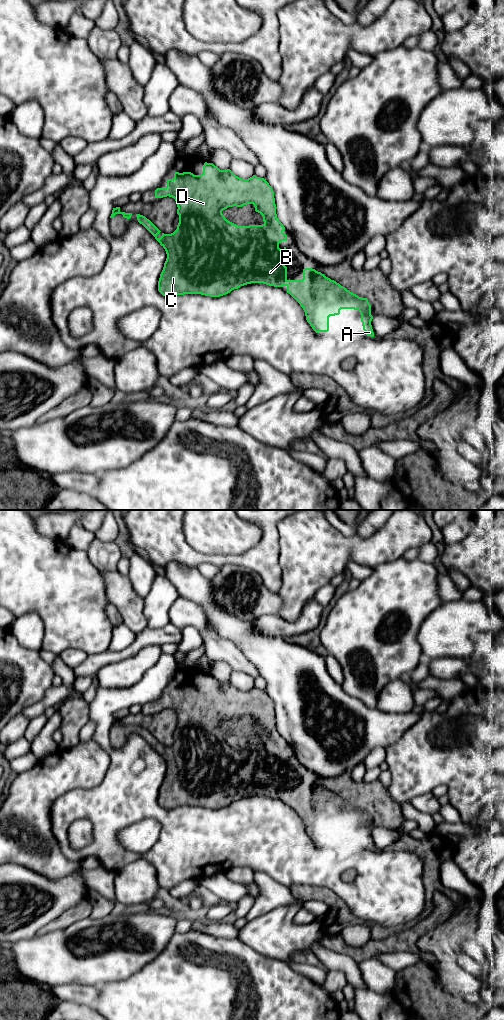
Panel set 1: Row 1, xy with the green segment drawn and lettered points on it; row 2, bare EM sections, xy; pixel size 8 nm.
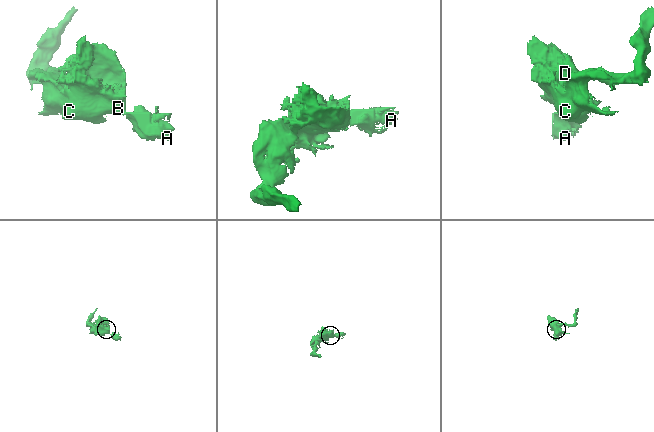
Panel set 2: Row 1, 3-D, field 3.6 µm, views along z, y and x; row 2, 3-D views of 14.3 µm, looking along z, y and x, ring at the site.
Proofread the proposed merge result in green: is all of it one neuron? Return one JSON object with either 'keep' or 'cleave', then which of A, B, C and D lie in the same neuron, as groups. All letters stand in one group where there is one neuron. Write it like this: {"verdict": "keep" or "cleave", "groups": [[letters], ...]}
{"verdict": "keep", "groups": [["A", "B", "C", "D"]]}

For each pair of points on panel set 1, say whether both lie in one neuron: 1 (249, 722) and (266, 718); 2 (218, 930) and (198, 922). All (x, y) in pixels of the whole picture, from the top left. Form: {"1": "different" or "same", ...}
{"1": "same", "2": "same"}

